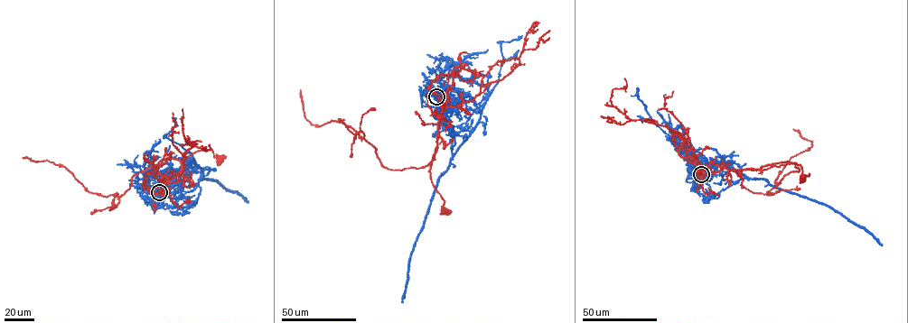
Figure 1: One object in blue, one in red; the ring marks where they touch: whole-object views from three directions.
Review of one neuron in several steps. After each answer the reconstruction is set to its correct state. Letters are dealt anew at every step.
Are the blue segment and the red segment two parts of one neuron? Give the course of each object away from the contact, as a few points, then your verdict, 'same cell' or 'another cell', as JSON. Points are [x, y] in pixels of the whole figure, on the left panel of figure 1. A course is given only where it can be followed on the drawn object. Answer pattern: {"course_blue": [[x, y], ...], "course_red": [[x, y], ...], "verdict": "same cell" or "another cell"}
{"course_blue": [[159, 192], [156, 196], [154, 186], [164, 171], [186, 173], [201, 167], [202, 177], [218, 180], [248, 203]], "course_red": [[159, 192], [164, 189], [166, 177], [175, 177], [196, 152], [210, 149], [221, 159]], "verdict": "another cell"}

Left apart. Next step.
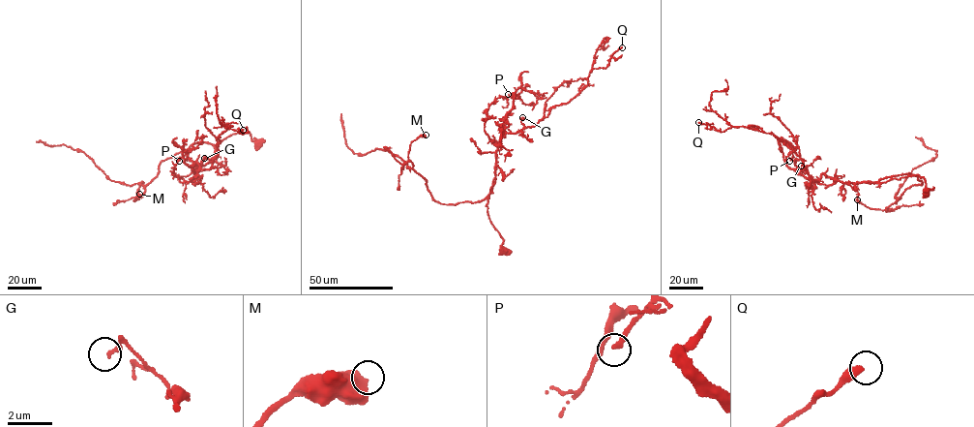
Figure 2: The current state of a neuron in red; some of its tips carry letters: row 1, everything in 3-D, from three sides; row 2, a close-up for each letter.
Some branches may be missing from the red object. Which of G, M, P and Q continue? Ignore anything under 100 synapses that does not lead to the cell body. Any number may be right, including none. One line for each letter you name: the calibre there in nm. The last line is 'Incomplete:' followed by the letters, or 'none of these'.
Incomplete: none of these

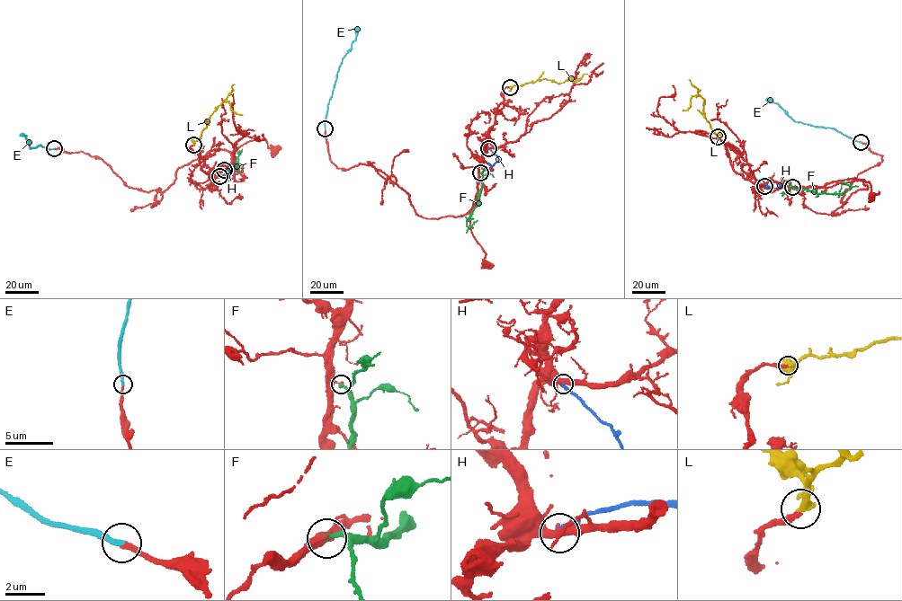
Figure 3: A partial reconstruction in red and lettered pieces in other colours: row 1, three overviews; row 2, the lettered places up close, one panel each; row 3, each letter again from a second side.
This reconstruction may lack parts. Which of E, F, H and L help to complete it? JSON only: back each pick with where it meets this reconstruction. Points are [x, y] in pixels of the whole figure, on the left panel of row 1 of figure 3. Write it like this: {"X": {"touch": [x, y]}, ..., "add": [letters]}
{"E": {"touch": [54, 148]}, "L": {"touch": [193, 145]}, "add": ["E", "L"]}

